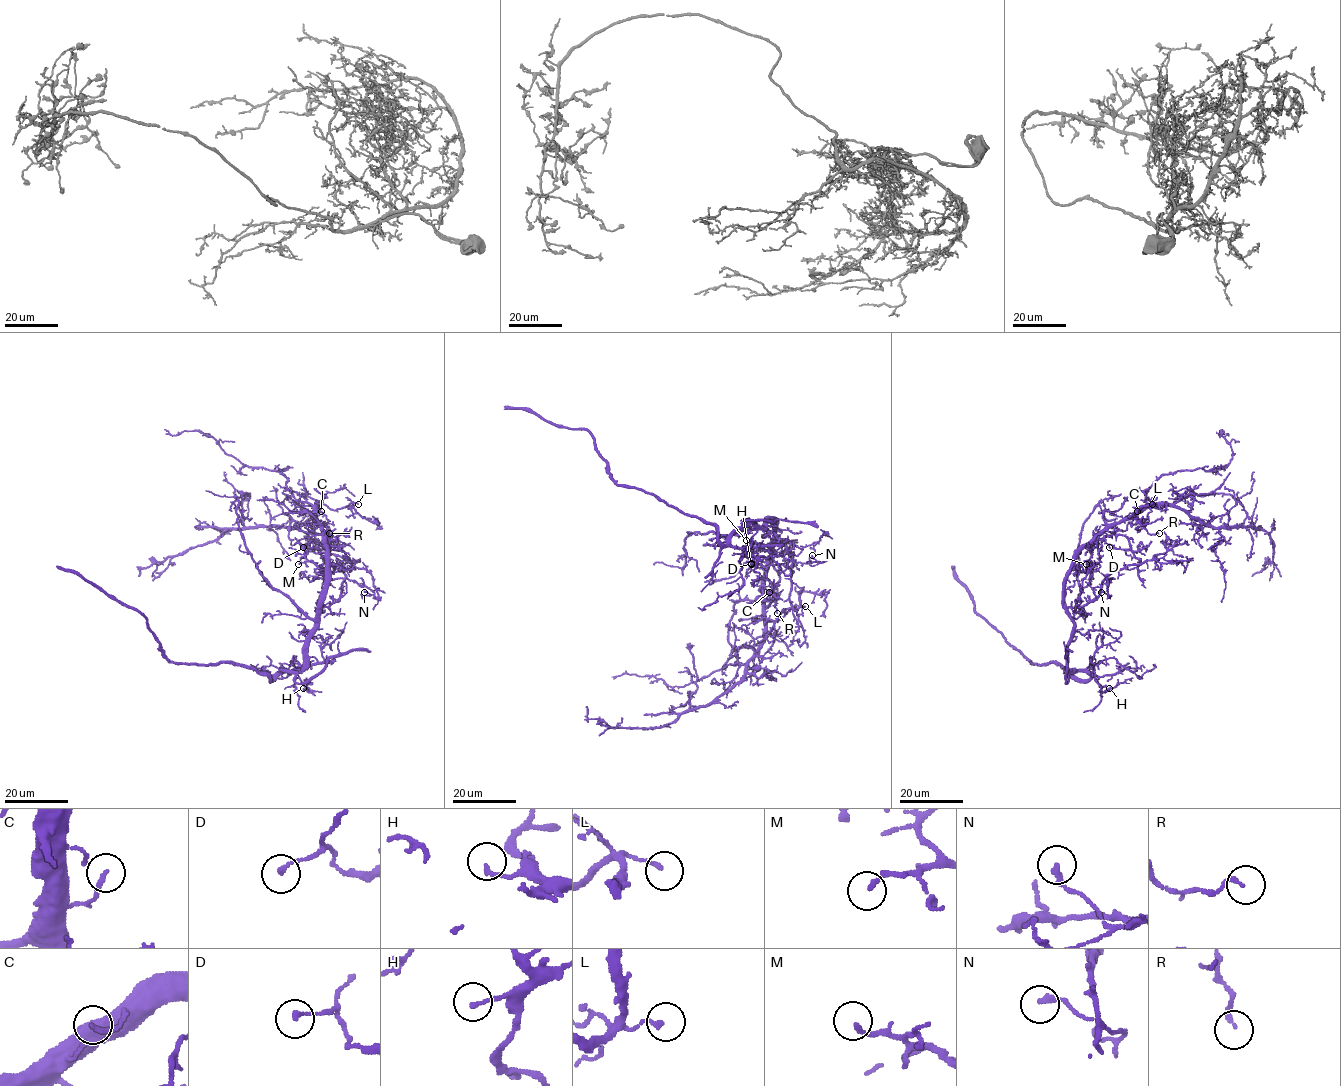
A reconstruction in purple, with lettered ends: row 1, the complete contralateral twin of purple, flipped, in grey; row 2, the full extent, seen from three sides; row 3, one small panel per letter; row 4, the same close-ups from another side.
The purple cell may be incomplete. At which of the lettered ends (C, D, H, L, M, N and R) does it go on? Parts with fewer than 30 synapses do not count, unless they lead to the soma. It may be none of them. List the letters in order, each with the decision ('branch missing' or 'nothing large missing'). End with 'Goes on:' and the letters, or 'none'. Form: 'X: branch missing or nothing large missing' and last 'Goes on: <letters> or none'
C: nothing large missing
D: nothing large missing
H: nothing large missing
L: nothing large missing
M: nothing large missing
N: nothing large missing
R: nothing large missing
Goes on: none

